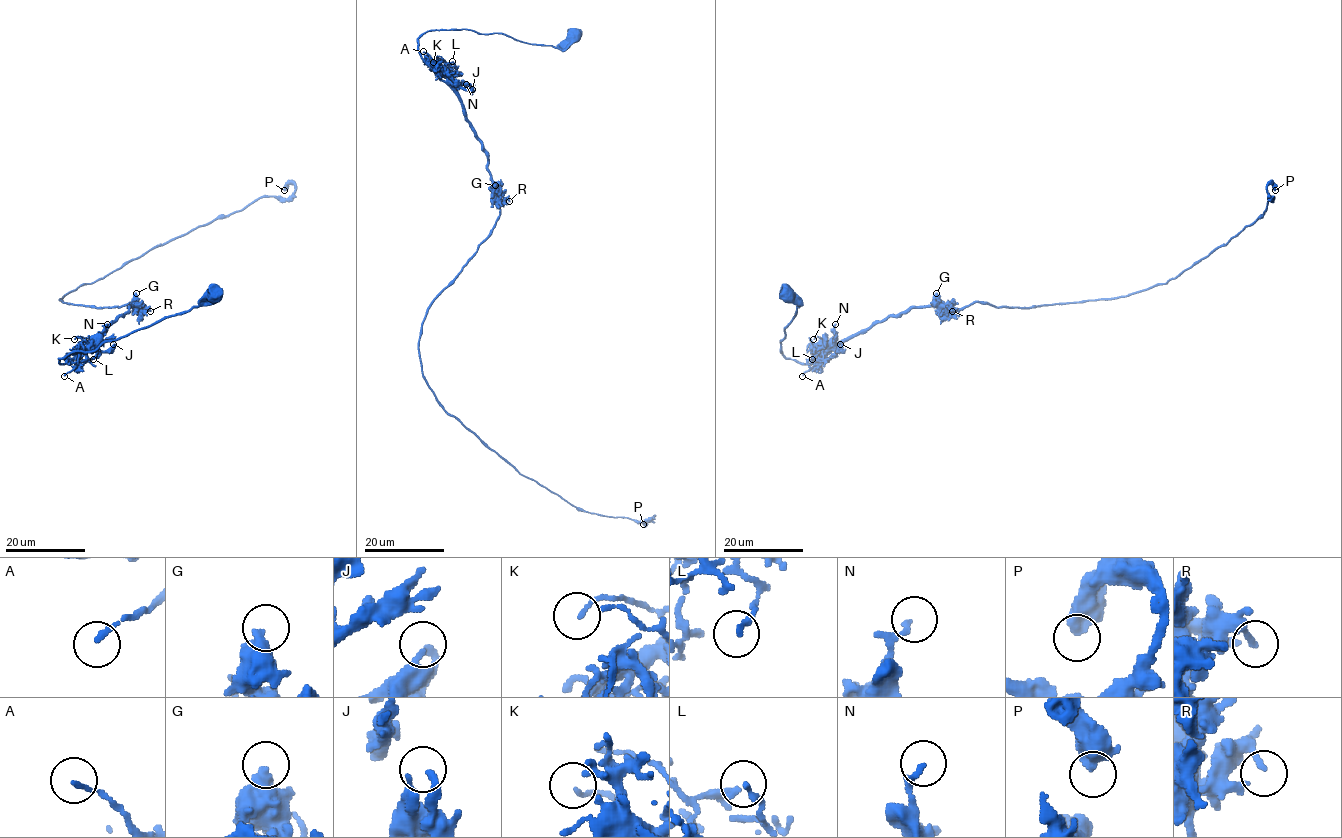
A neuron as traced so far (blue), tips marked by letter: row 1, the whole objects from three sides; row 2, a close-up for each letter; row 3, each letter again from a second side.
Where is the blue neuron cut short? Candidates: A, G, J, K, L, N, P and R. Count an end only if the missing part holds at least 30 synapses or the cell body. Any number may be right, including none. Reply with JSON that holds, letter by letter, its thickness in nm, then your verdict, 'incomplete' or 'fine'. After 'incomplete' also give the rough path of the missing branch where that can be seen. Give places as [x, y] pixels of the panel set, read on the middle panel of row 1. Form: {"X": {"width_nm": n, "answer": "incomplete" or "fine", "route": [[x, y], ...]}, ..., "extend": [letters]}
{"A": {"width_nm": 140, "answer": "fine"}, "G": {"width_nm": 480, "answer": "fine"}, "J": {"width_nm": 280, "answer": "fine"}, "K": {"width_nm": 130, "answer": "fine"}, "L": {"width_nm": 180, "answer": "fine"}, "N": {"width_nm": 170, "answer": "fine"}, "P": {"width_nm": 500, "answer": "fine"}, "R": {"width_nm": 180, "answer": "fine"}, "extend": []}

